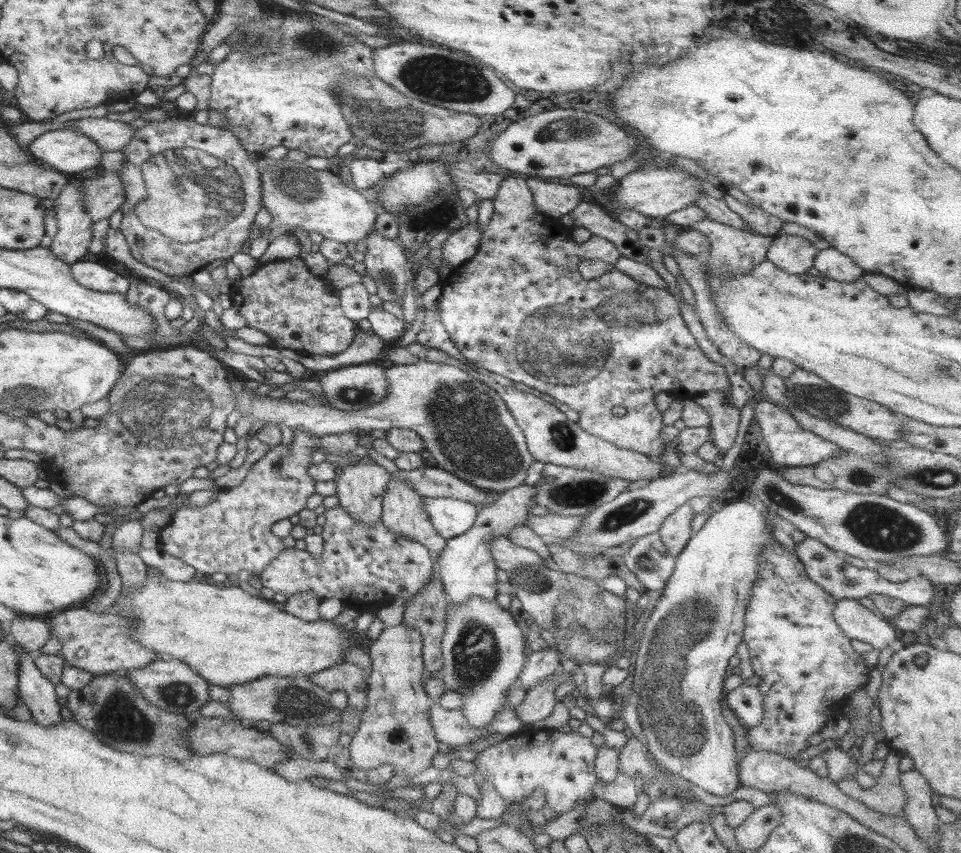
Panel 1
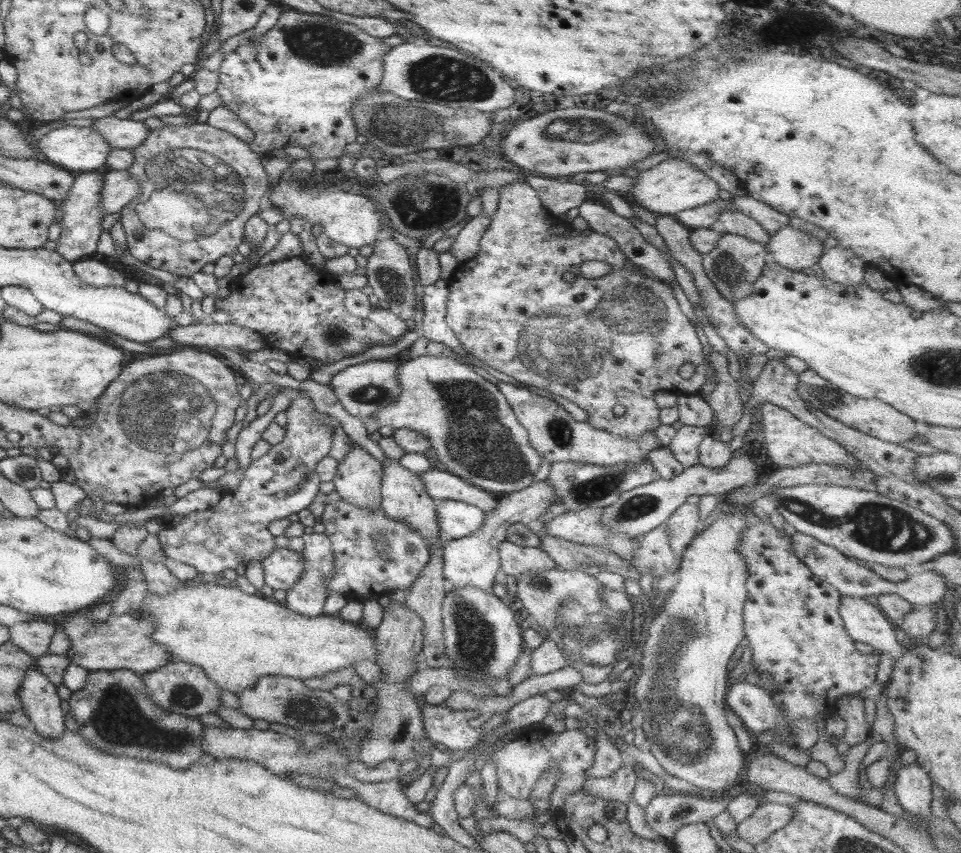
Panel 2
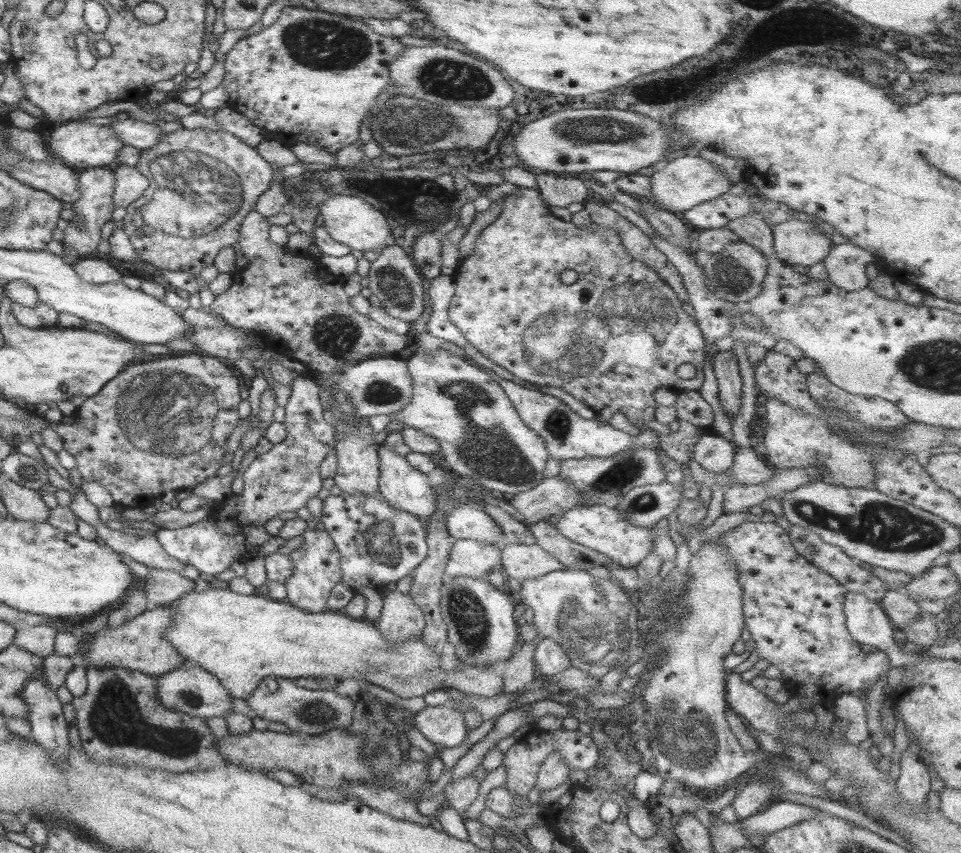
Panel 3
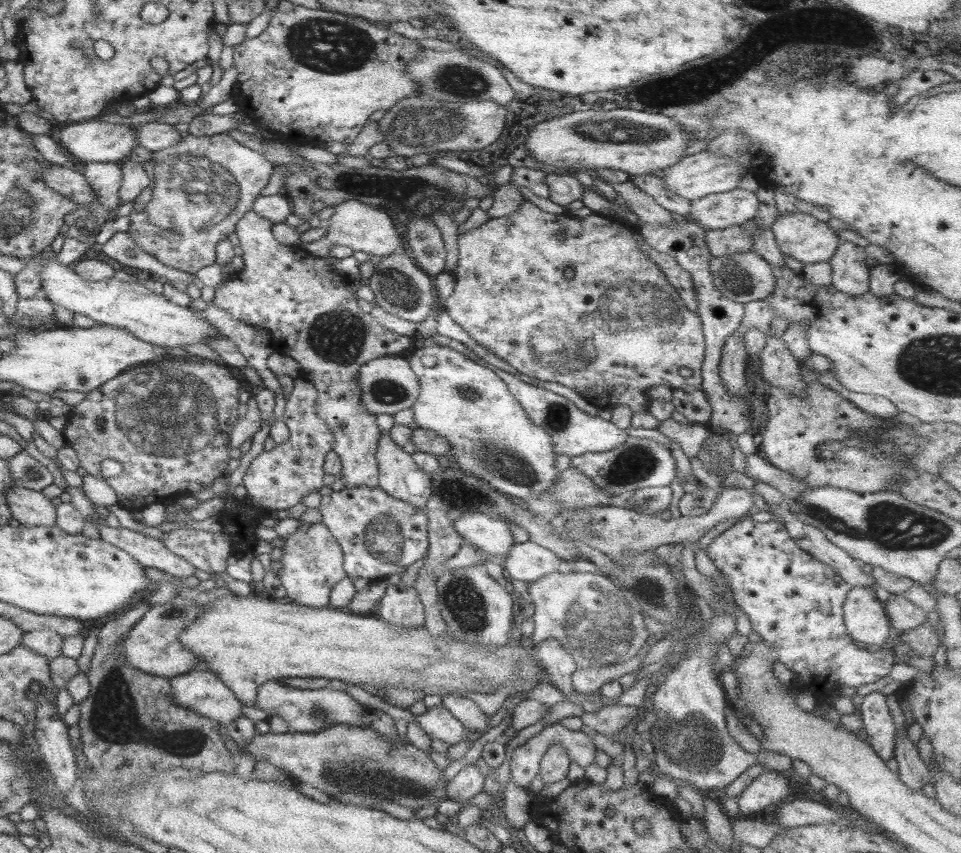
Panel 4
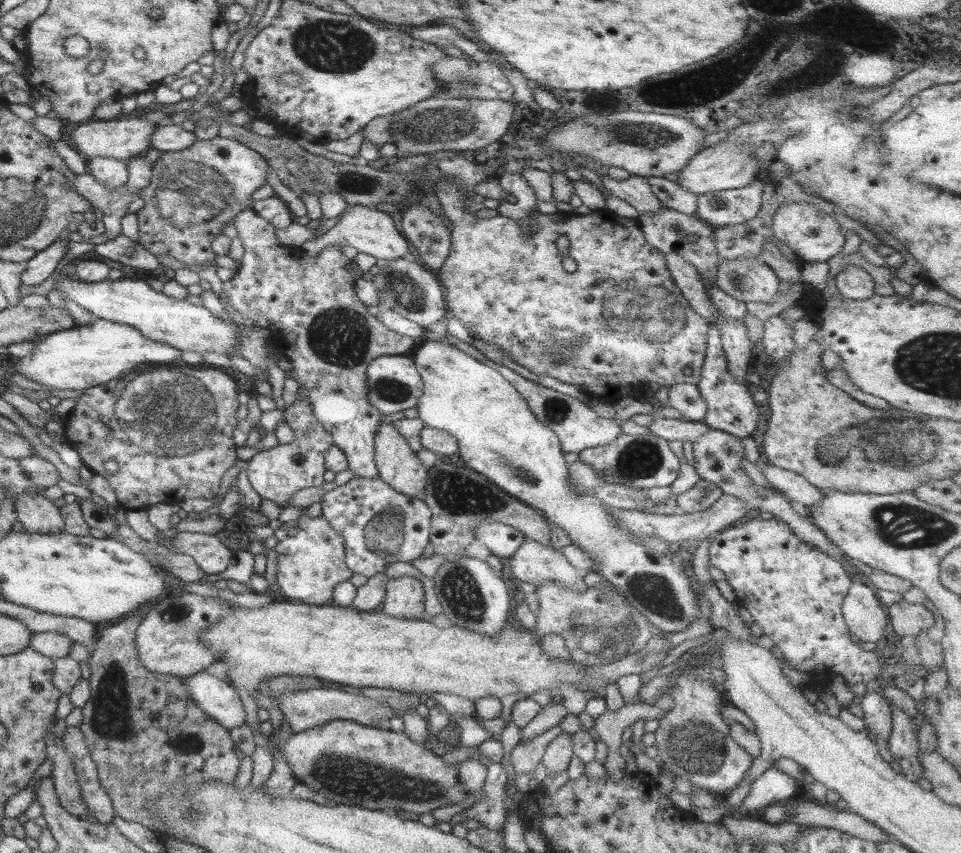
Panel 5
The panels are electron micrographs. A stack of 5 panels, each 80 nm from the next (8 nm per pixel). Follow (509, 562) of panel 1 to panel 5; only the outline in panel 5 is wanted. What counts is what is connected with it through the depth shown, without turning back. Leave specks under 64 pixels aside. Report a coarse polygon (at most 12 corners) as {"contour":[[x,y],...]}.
{"contour":[[525,540],[513,576],[584,592],[583,572],[561,550]]}

